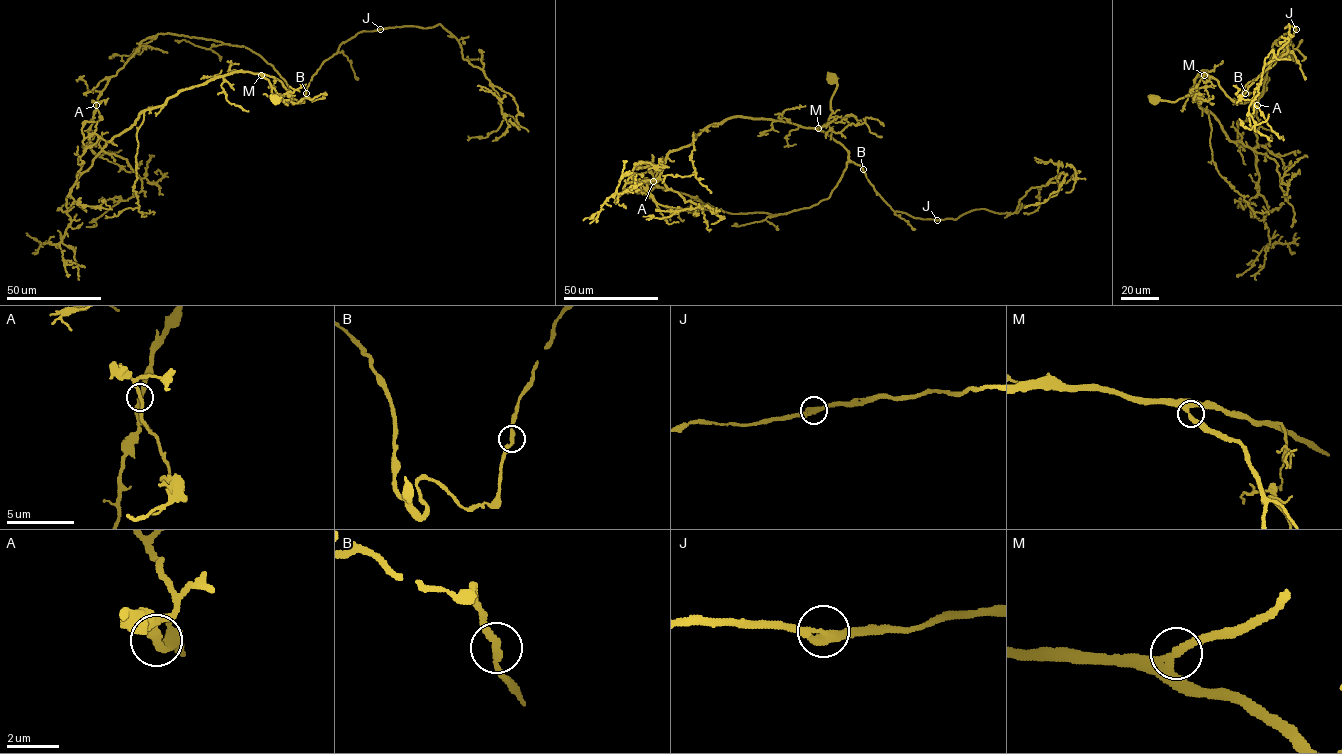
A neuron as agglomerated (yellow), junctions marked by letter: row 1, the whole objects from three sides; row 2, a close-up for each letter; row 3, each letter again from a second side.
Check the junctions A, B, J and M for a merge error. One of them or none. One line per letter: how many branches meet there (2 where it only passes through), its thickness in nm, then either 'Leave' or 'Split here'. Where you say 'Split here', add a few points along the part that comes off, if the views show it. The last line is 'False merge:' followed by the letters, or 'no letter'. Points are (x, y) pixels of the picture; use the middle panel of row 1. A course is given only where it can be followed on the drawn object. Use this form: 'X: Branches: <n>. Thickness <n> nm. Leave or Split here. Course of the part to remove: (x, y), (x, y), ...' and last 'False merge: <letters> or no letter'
A: Branches: 2. Thickness 300 nm. Leave
B: Branches: 2. Thickness 240 nm. Leave
J: Branches: 2. Thickness 320 nm. Leave
M: Branches: 2. Thickness 280 nm. Leave
False merge: no letter

